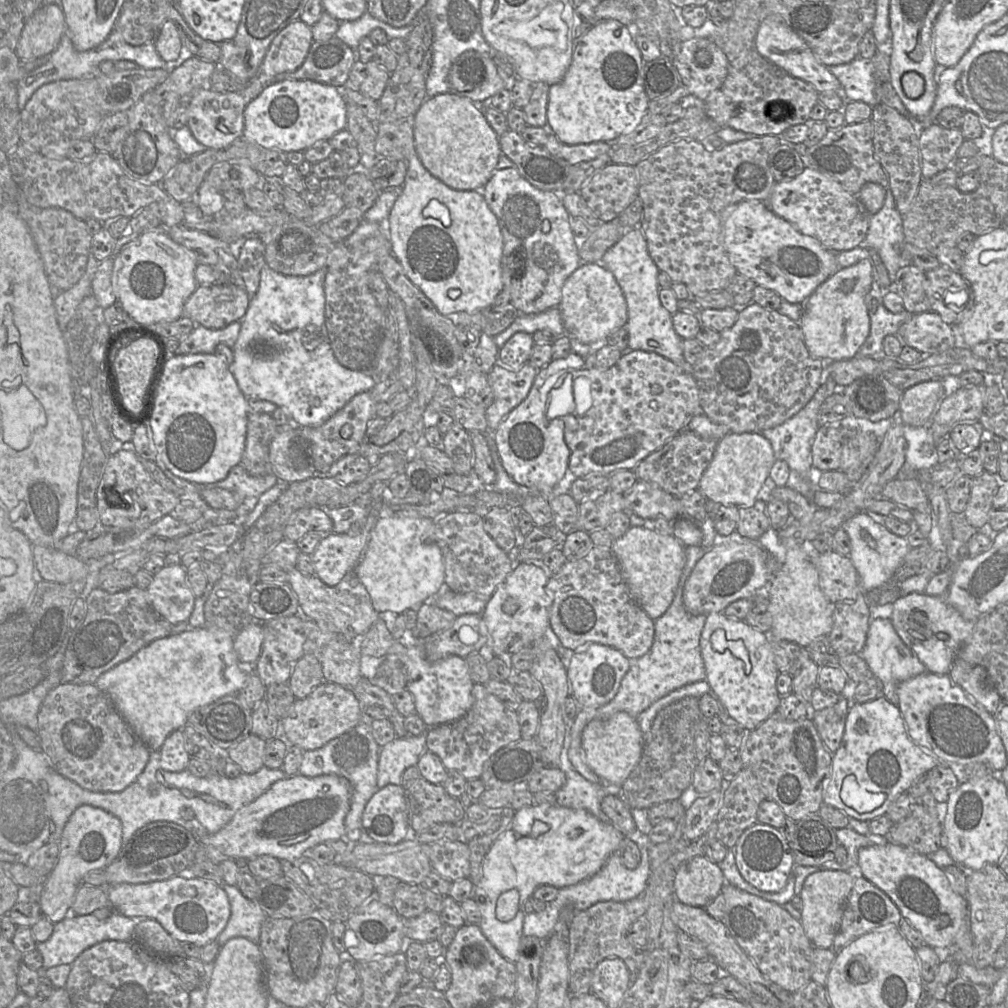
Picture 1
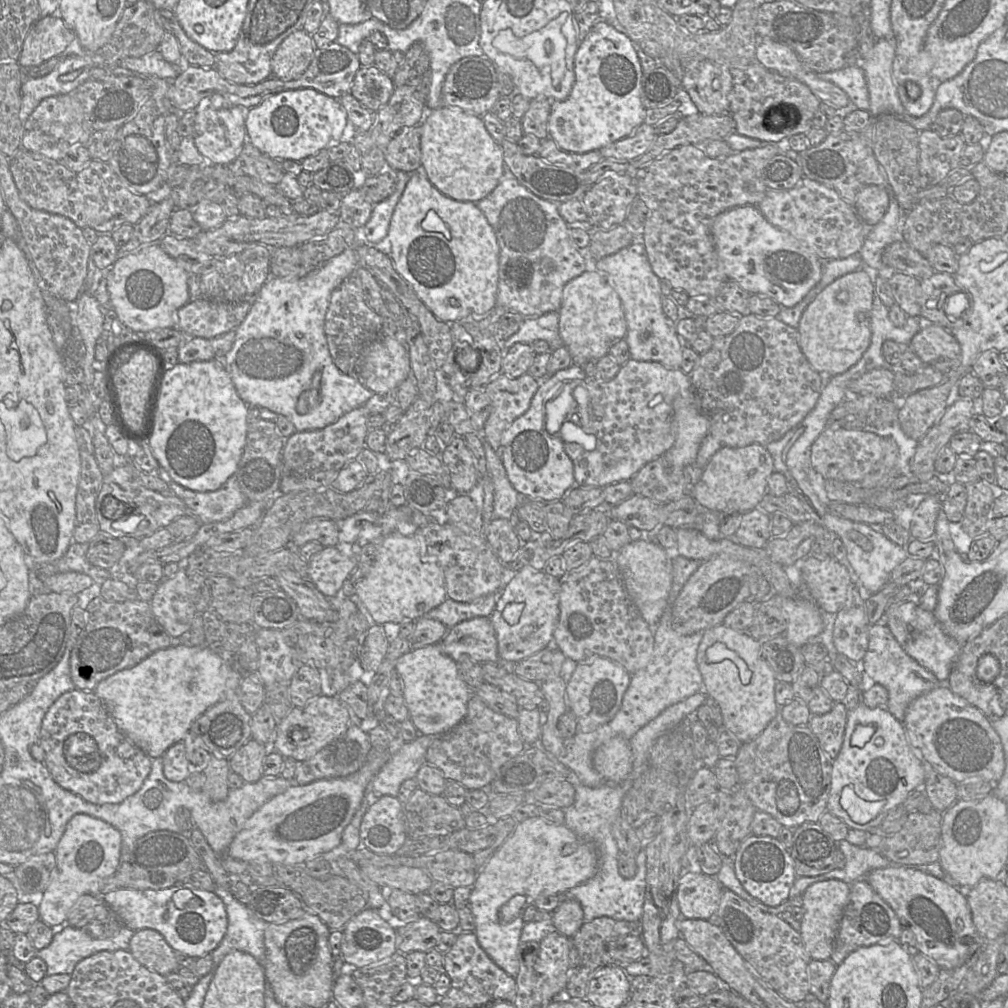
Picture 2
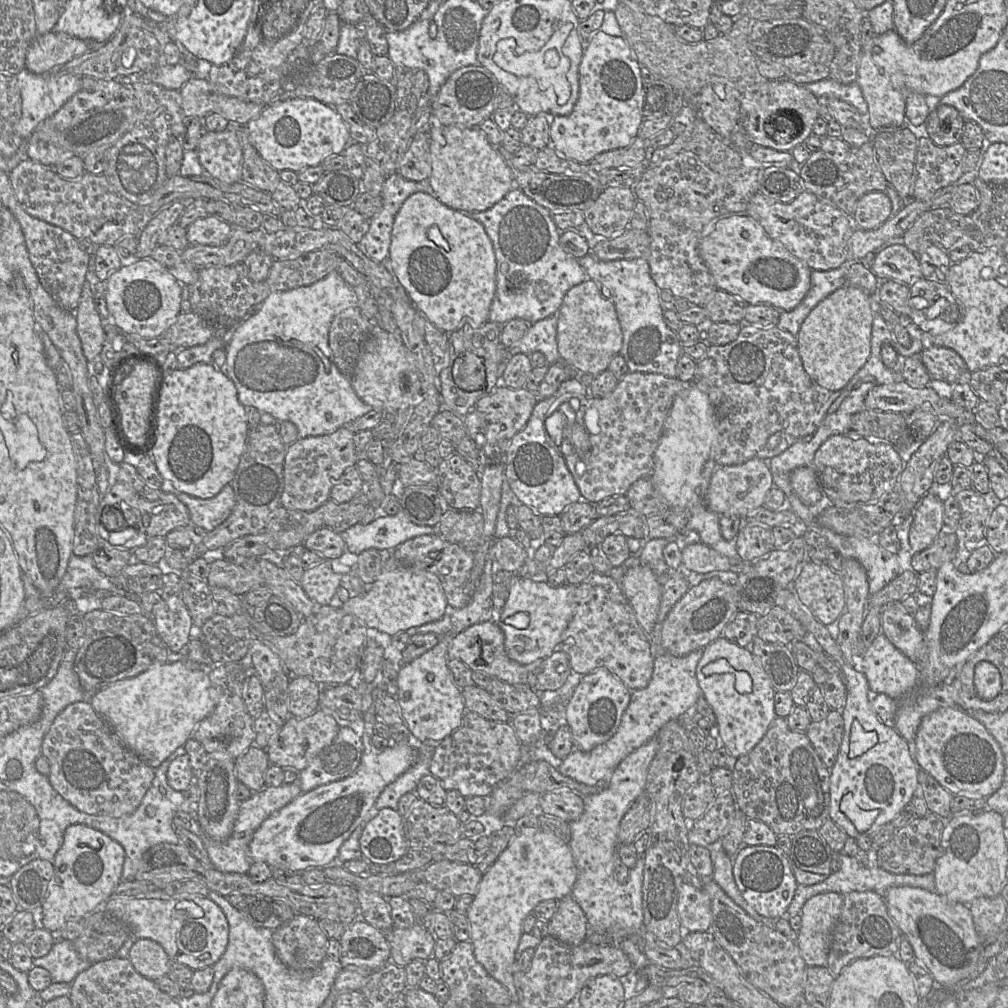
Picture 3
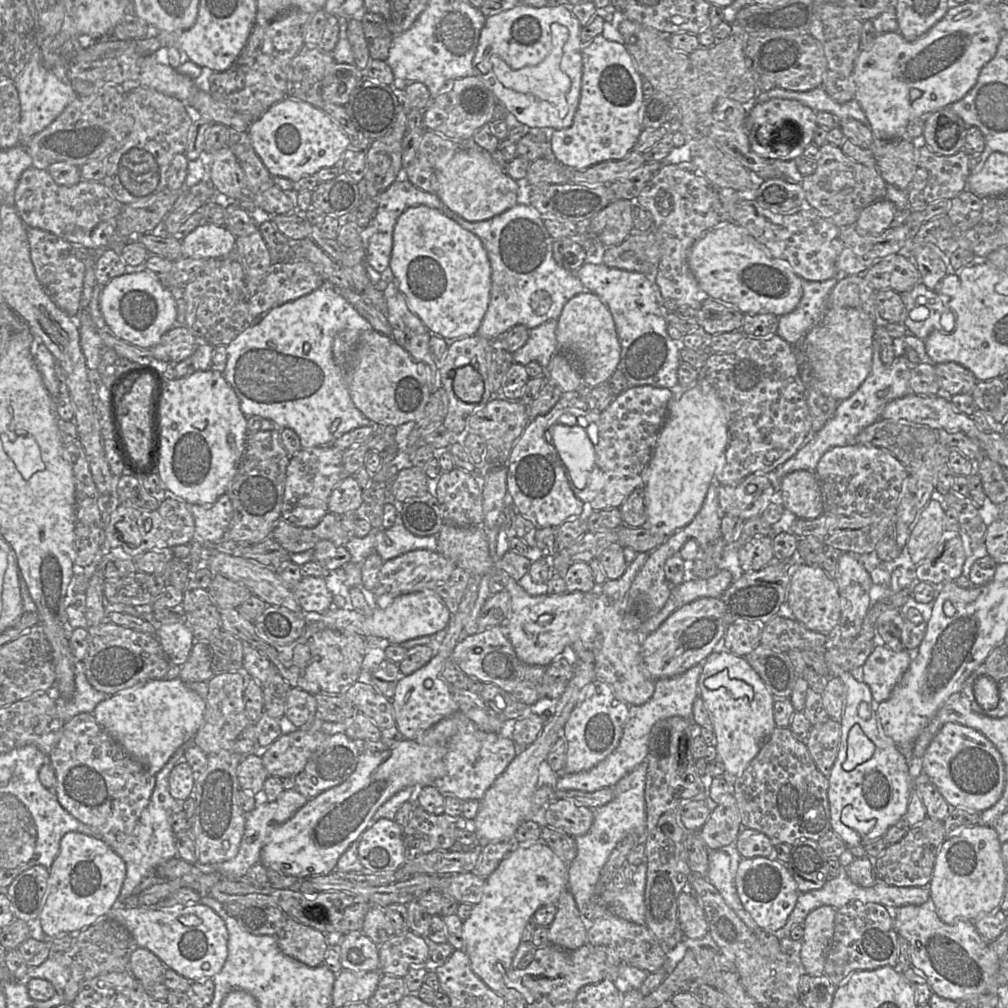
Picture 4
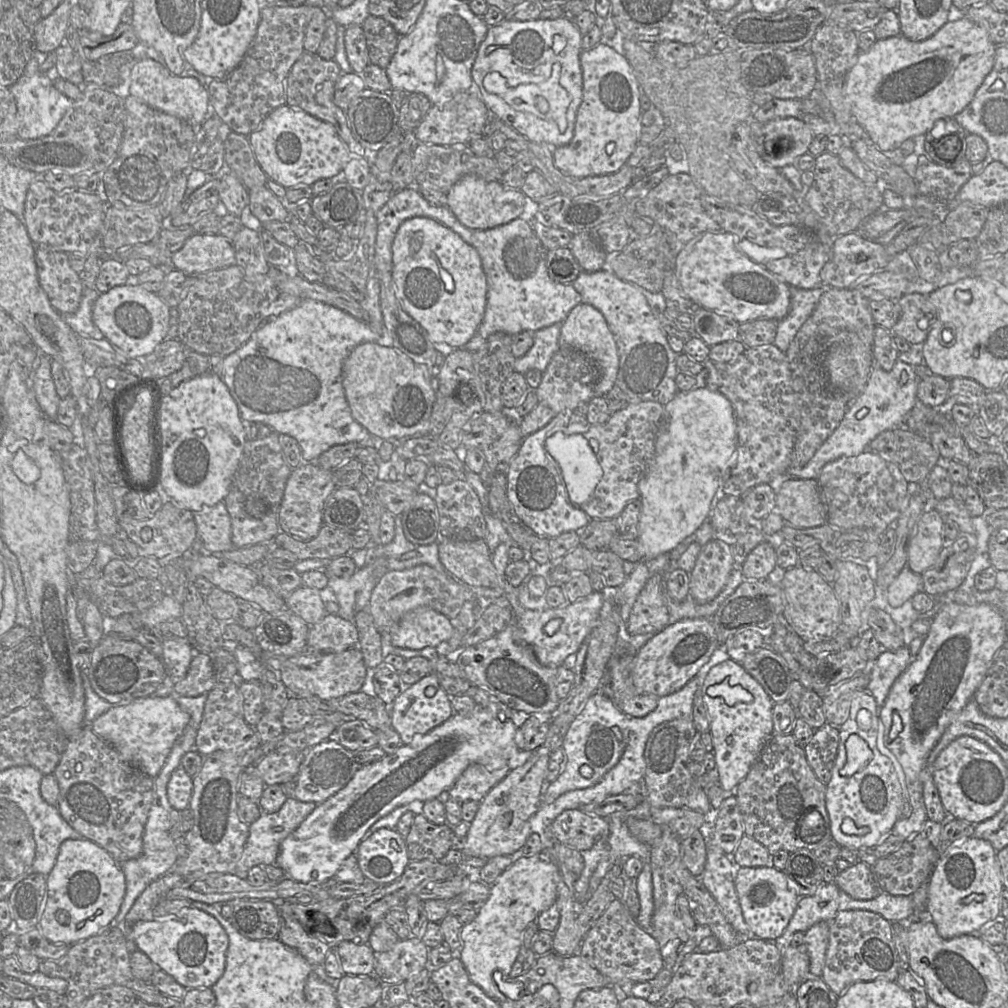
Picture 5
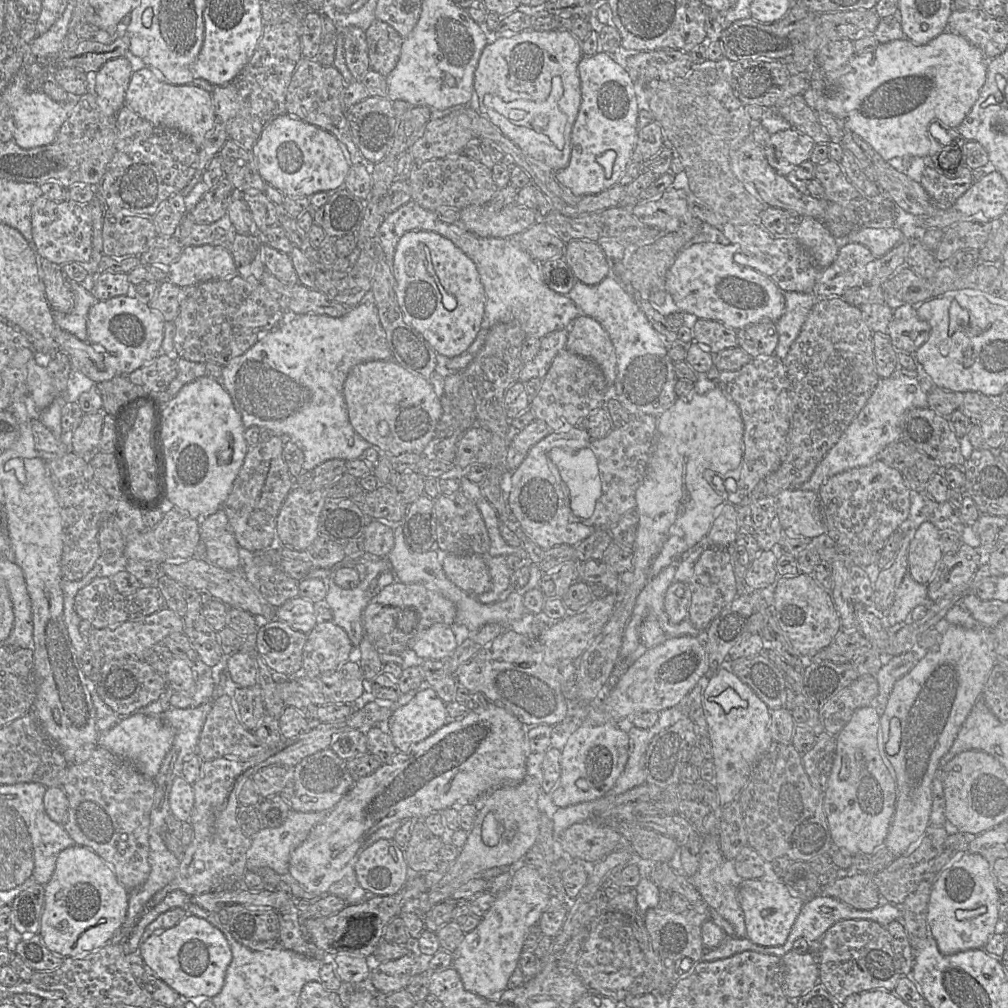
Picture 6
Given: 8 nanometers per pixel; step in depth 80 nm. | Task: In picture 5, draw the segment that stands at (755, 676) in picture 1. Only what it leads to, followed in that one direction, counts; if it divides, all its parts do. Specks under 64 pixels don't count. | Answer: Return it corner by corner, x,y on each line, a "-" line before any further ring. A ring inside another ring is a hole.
730,658
710,669
701,694
710,721
713,753
719,773
718,783
726,793
734,793
773,735
774,703
740,663

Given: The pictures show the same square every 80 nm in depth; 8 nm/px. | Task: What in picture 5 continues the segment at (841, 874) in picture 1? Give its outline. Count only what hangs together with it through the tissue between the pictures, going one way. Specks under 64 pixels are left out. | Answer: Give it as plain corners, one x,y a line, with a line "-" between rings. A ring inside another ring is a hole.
821,921
804,933
804,944
810,959
811,976
819,977
822,975
829,943
829,927
829,922

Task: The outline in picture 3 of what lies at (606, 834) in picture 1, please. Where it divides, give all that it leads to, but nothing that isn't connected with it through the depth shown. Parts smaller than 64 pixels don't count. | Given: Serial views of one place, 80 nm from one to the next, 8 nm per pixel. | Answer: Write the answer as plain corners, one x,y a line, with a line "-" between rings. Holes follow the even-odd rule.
541,828
515,833
508,847
482,874
467,912
471,927
470,942
477,962
508,990
511,1002
518,1002
513,972
525,918
540,902
550,899
559,901
569,895
576,879
577,869
569,844

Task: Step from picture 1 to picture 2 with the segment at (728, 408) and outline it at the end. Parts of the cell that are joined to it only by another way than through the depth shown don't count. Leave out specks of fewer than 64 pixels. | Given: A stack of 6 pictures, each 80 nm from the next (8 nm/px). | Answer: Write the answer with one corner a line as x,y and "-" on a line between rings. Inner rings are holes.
748,313
740,316
735,330
728,336
714,339
713,345
699,356
696,366
688,375
696,393
699,406
709,421
709,434
718,442
717,451
722,447
744,447
750,444
760,444
766,447
769,443
779,440
786,432
796,427
814,408
822,390
822,376
814,370
801,351
797,328
793,328
778,317
764,318

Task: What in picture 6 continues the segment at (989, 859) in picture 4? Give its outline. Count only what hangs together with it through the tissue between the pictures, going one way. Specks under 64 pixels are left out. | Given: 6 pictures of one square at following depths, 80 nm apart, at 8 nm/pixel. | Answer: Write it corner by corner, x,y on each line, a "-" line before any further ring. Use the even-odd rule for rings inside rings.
968,851
944,869
932,887
927,915
930,933
939,951
951,955
966,950
983,949
995,933
999,921
999,898
991,864
980,854

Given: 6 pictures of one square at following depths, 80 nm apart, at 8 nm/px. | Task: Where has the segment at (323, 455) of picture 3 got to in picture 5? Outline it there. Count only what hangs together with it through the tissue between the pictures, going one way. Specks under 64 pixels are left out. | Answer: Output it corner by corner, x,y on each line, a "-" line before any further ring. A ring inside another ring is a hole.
302,462
293,468
280,506
279,530
300,541
309,541
316,537
323,525
325,502
335,489
334,471
312,462

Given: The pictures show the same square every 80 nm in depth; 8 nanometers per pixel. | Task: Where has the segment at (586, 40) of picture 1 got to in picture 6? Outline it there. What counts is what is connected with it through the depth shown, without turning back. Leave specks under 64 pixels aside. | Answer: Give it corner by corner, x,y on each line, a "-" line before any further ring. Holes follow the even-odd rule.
599,51
592,56
582,55
578,64
581,87
581,103
573,124
571,135
571,154
568,165
556,172
557,180
576,196
598,194
619,183
634,152
638,131
639,109
630,76
612,56

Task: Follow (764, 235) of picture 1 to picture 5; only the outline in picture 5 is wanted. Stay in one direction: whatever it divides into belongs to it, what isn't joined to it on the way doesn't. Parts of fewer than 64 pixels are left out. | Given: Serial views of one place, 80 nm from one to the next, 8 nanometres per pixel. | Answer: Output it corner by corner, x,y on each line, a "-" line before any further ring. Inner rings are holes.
722,230
701,233
690,240
676,258
679,284
697,308
714,311
739,324
761,318
779,321
789,311
789,285
741,252
740,240

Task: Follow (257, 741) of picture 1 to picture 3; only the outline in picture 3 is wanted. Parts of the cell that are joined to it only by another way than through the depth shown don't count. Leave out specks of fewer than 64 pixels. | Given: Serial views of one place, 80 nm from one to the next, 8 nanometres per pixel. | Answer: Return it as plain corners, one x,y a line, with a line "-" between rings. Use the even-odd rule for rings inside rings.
253,744
235,758
234,763
237,780
246,785
252,793
265,787
265,773
270,766
266,749

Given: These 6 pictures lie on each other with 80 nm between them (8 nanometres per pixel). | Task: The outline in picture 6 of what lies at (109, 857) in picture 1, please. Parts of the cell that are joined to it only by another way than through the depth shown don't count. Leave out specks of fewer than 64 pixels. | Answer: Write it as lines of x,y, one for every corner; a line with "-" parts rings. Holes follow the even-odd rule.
70,846
59,853
54,873
45,885
39,934
49,950
64,958
88,953
109,942
121,927
127,914
128,897
129,892
119,883
113,870
98,854
85,846

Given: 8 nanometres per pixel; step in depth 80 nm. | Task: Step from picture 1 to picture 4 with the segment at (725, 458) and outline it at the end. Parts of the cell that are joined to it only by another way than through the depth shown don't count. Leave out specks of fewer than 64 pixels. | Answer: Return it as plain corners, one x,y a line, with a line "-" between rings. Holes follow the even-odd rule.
750,474
737,485
720,485
718,489
721,512
743,520
761,516
765,506
776,497
772,481
762,474

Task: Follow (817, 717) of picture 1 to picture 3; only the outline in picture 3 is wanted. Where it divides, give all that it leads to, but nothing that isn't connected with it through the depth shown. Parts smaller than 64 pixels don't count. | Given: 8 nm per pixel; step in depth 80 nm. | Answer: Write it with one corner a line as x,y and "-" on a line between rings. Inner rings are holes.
831,710
819,721
811,721
806,732
816,753
831,771
834,766
843,739
844,723
841,711

